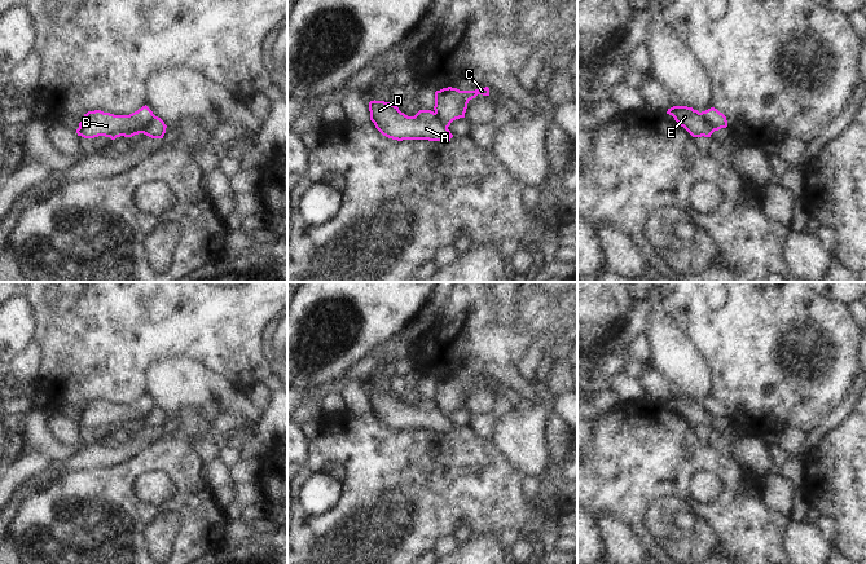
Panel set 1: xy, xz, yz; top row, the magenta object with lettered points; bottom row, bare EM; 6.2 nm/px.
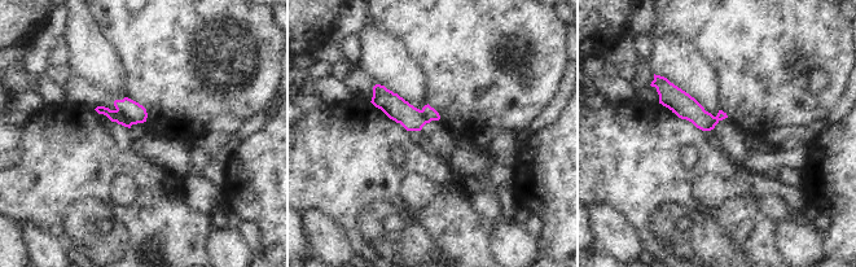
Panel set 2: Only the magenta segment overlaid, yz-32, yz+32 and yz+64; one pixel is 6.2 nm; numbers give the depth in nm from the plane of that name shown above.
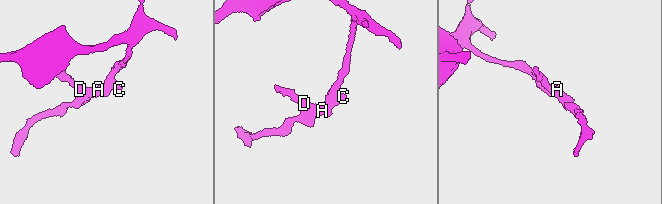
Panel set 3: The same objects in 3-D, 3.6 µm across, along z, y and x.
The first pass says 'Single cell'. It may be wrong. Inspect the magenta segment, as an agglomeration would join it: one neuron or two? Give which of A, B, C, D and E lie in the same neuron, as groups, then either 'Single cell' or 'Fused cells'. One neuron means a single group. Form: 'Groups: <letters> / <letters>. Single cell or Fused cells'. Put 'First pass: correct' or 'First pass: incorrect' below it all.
Groups: A B D / C E. Fused cells.
First pass: incorrect

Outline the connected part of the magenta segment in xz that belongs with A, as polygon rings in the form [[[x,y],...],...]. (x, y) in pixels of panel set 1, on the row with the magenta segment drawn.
[[[374,100],[369,102],[369,111],[375,128],[392,140],[449,142],[453,137],[431,110],[419,110],[414,116],[408,116],[391,102]]]

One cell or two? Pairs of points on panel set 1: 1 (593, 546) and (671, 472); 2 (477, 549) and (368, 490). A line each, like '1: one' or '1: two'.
1: two
2: two

